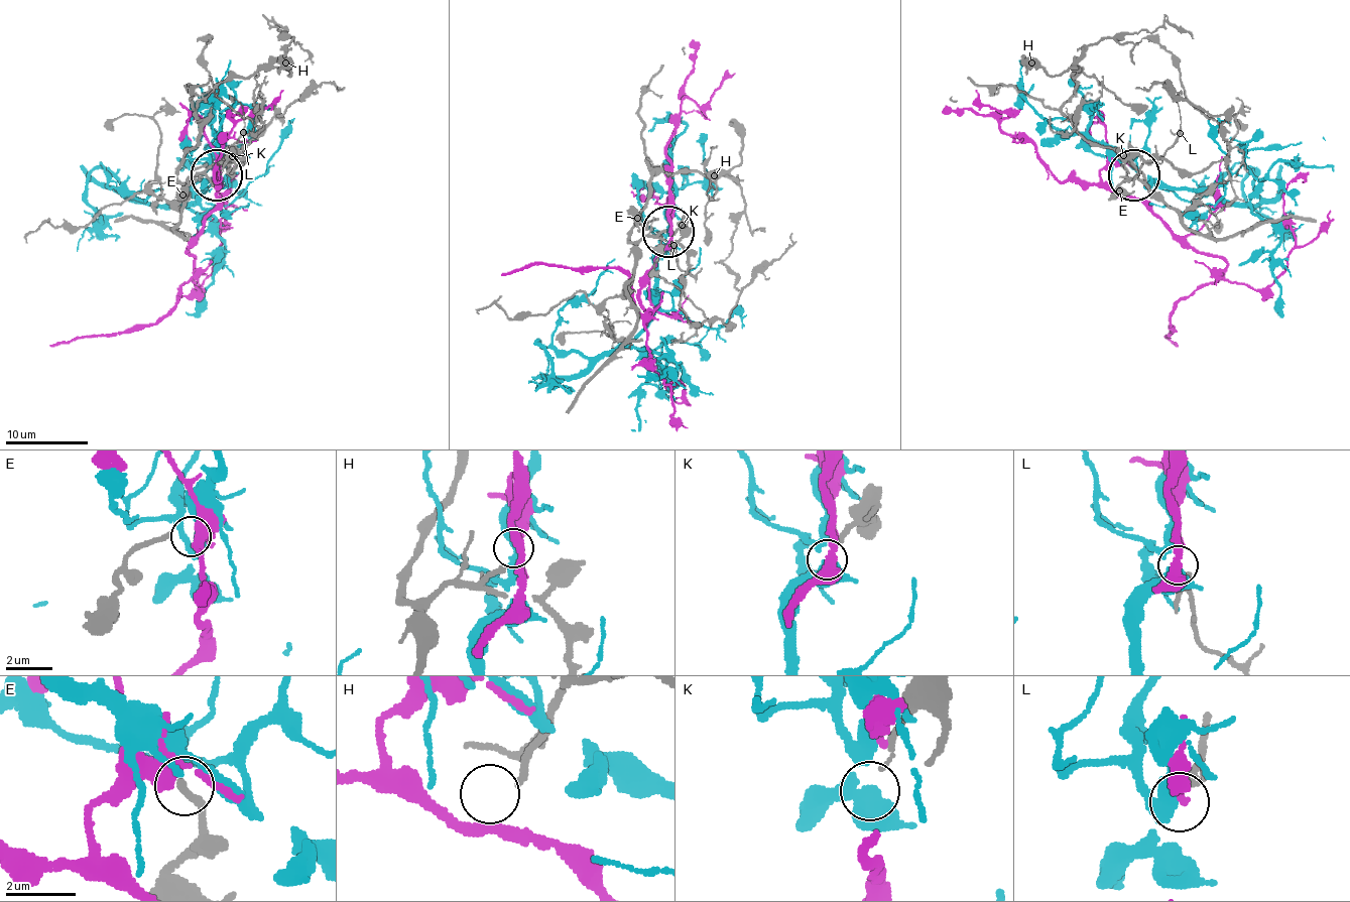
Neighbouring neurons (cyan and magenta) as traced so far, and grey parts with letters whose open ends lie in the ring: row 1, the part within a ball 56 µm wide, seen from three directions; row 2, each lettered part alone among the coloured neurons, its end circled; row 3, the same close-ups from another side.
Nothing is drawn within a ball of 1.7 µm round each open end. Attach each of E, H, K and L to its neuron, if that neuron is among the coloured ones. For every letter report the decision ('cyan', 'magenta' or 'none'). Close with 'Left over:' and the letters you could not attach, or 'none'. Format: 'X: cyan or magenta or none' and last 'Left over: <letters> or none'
E: cyan
H: none
K: none
L: magenta
Left over: H, K

